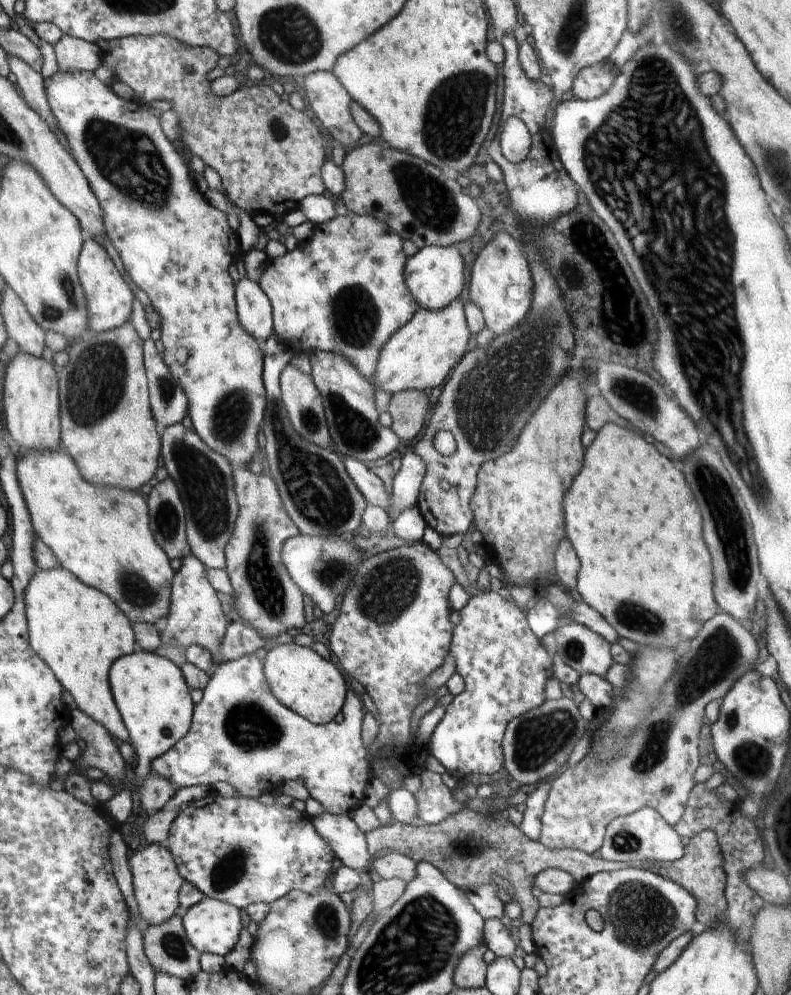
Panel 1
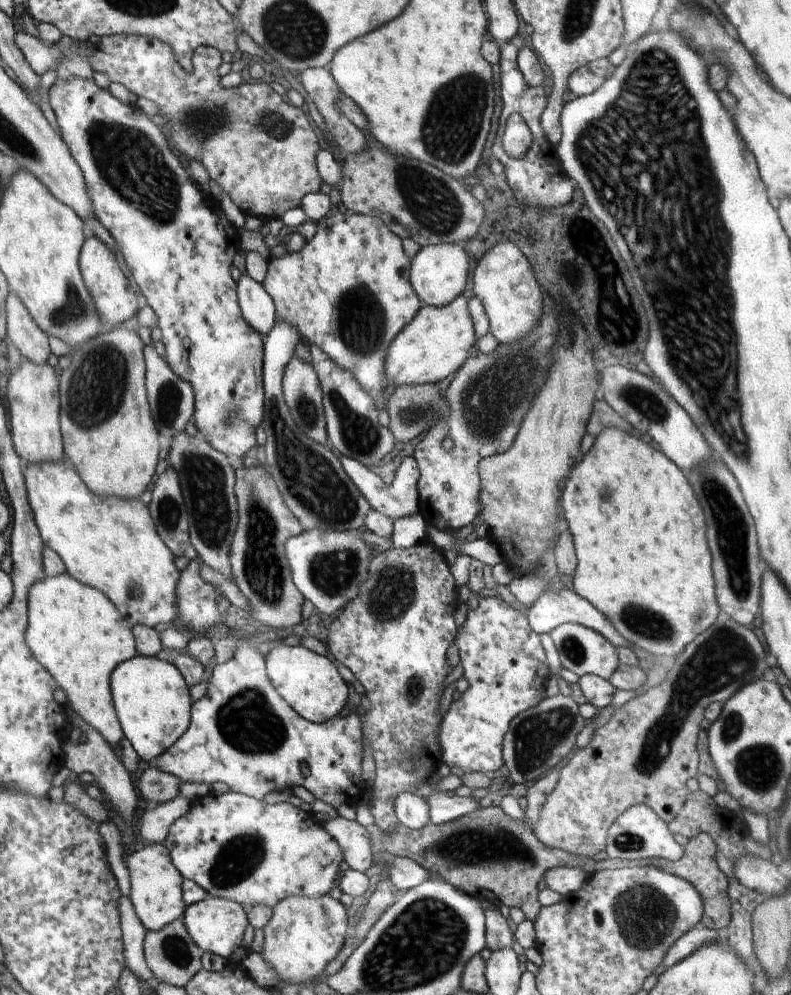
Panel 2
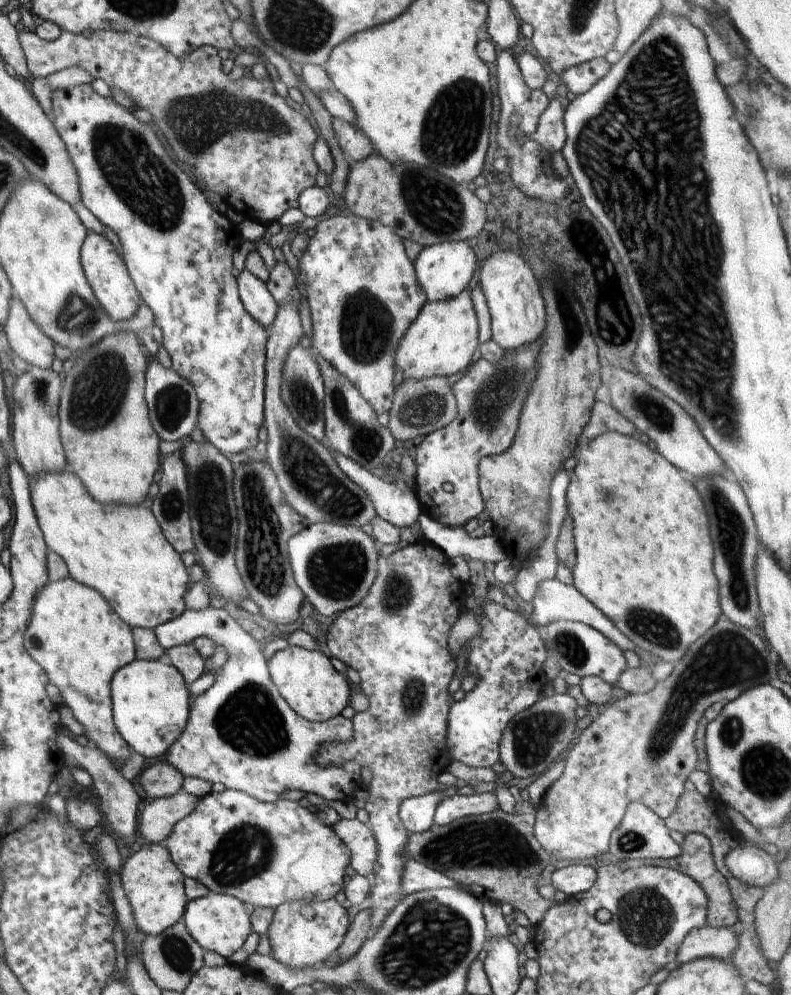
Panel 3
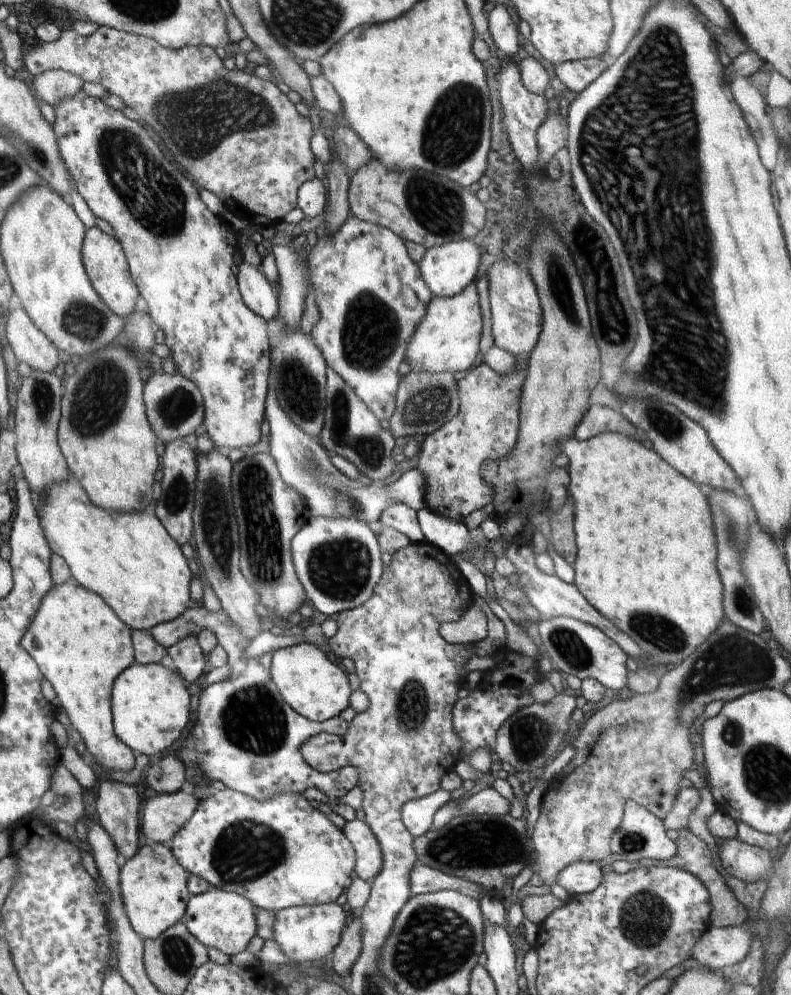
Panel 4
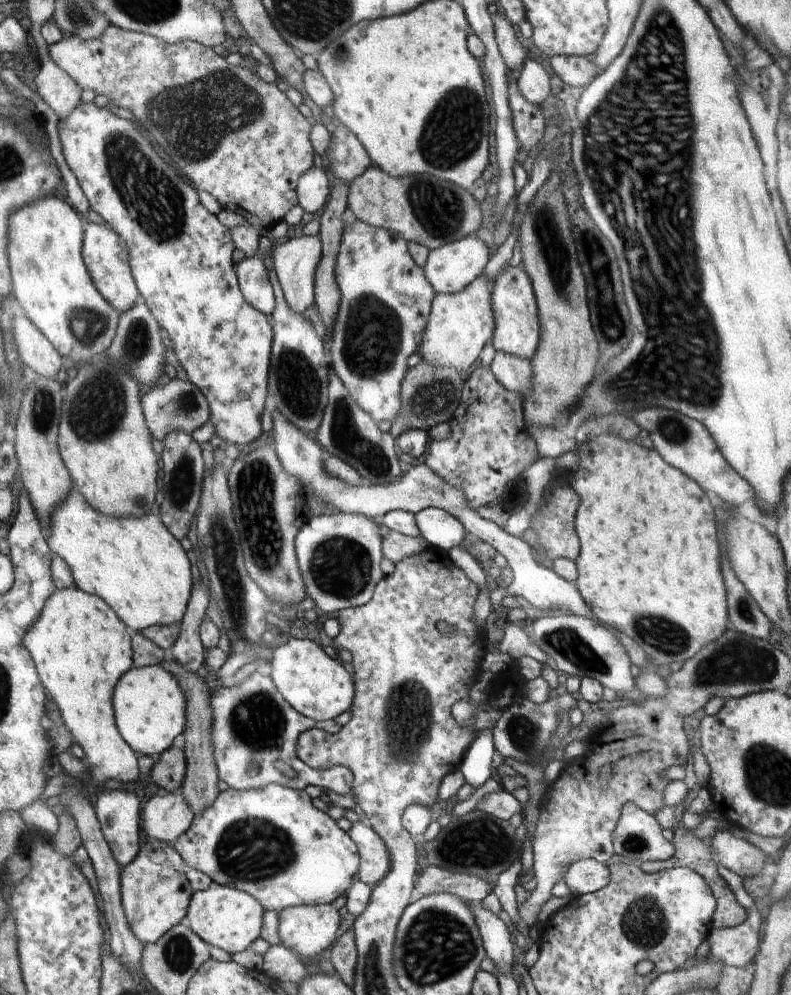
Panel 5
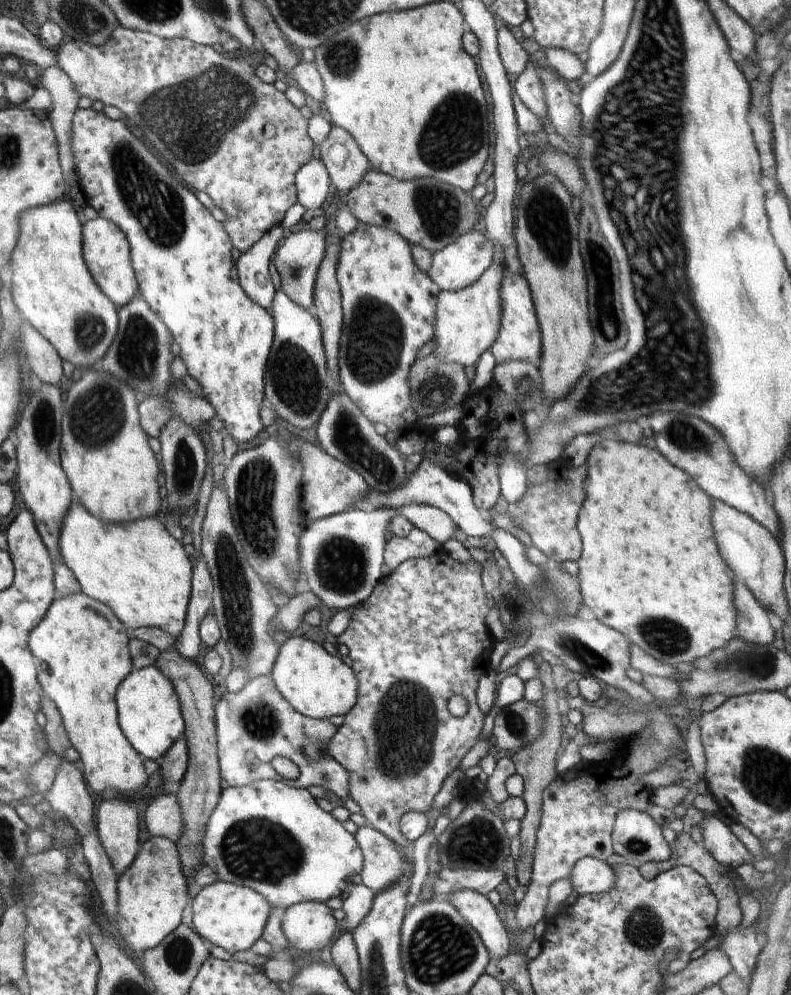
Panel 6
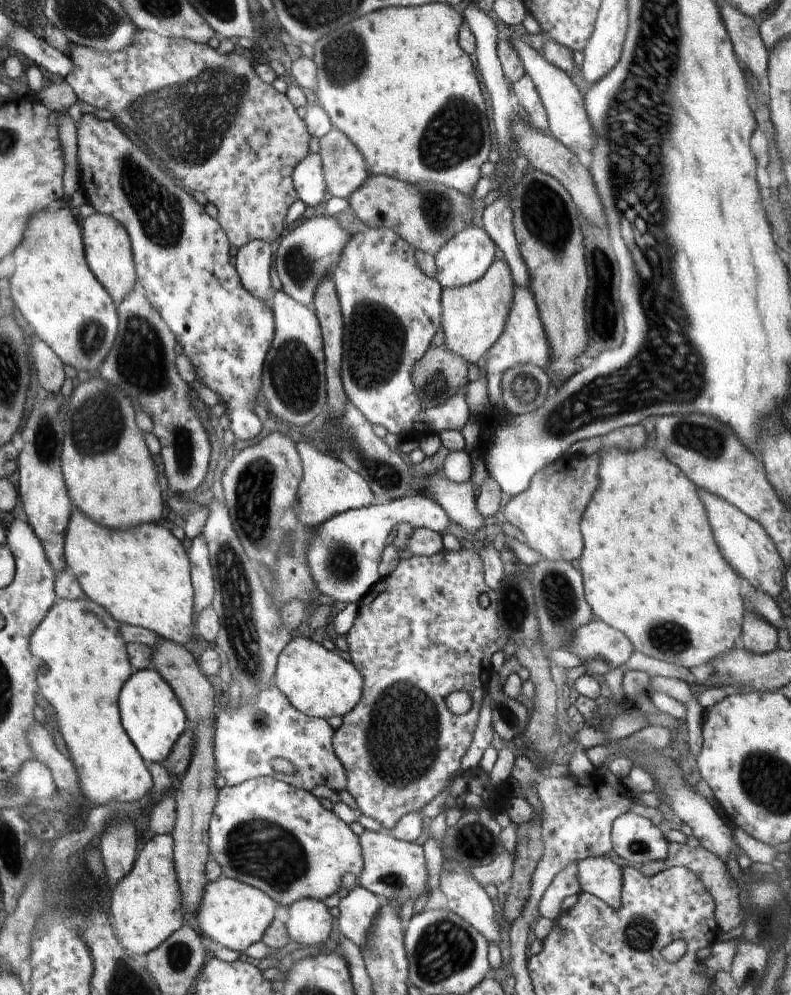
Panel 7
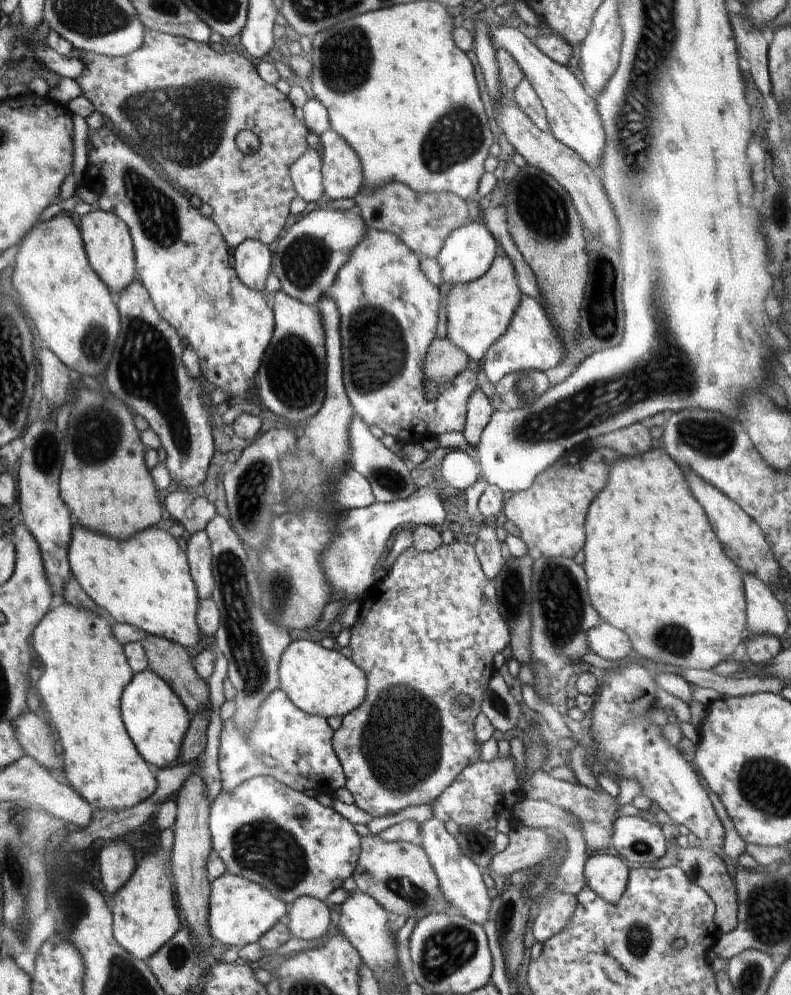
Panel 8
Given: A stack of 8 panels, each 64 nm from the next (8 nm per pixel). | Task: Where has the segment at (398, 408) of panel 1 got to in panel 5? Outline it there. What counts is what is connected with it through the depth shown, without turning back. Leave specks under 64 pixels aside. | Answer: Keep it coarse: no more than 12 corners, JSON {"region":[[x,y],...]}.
{"region":[[421,360],[400,388],[389,433],[429,433],[450,421],[464,380],[455,368]]}

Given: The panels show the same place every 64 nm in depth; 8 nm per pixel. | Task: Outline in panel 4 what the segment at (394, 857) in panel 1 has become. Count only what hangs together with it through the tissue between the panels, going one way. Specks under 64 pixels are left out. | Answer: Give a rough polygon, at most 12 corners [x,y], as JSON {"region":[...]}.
{"region":[[417,861],[410,872],[411,896],[440,890],[478,901],[486,891]]}

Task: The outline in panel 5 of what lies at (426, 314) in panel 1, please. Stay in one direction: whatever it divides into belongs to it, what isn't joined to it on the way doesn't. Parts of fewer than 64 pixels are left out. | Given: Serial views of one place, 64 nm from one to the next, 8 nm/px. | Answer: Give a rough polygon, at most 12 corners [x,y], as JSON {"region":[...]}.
{"region":[[493,283],[436,294],[416,353],[464,372],[492,338]]}

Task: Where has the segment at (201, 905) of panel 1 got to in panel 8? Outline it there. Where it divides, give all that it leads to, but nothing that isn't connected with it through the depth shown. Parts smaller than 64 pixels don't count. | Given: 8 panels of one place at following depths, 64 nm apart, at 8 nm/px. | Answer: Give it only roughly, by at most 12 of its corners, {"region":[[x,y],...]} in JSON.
{"region":[[211,881],[210,936],[242,948],[287,914],[257,882]]}

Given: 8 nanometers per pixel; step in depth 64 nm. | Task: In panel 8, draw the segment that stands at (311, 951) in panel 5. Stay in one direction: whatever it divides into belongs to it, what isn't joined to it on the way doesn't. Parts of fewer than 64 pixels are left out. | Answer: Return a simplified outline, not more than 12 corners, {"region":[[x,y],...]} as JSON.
{"region":[[299,896],[288,907],[289,931],[302,940],[323,938],[329,906]]}

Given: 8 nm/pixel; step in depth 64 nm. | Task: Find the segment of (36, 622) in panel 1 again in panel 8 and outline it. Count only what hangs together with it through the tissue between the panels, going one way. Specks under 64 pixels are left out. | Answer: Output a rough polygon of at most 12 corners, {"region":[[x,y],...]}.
{"region":[[64,603],[34,688],[94,810],[158,788],[121,717],[135,671],[113,621]]}

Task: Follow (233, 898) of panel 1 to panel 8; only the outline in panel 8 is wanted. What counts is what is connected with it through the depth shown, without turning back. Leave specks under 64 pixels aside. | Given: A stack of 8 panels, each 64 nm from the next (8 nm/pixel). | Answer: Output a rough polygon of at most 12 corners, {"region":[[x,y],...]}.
{"region":[[269,776],[211,804],[230,874],[288,906],[354,874],[354,825]]}

